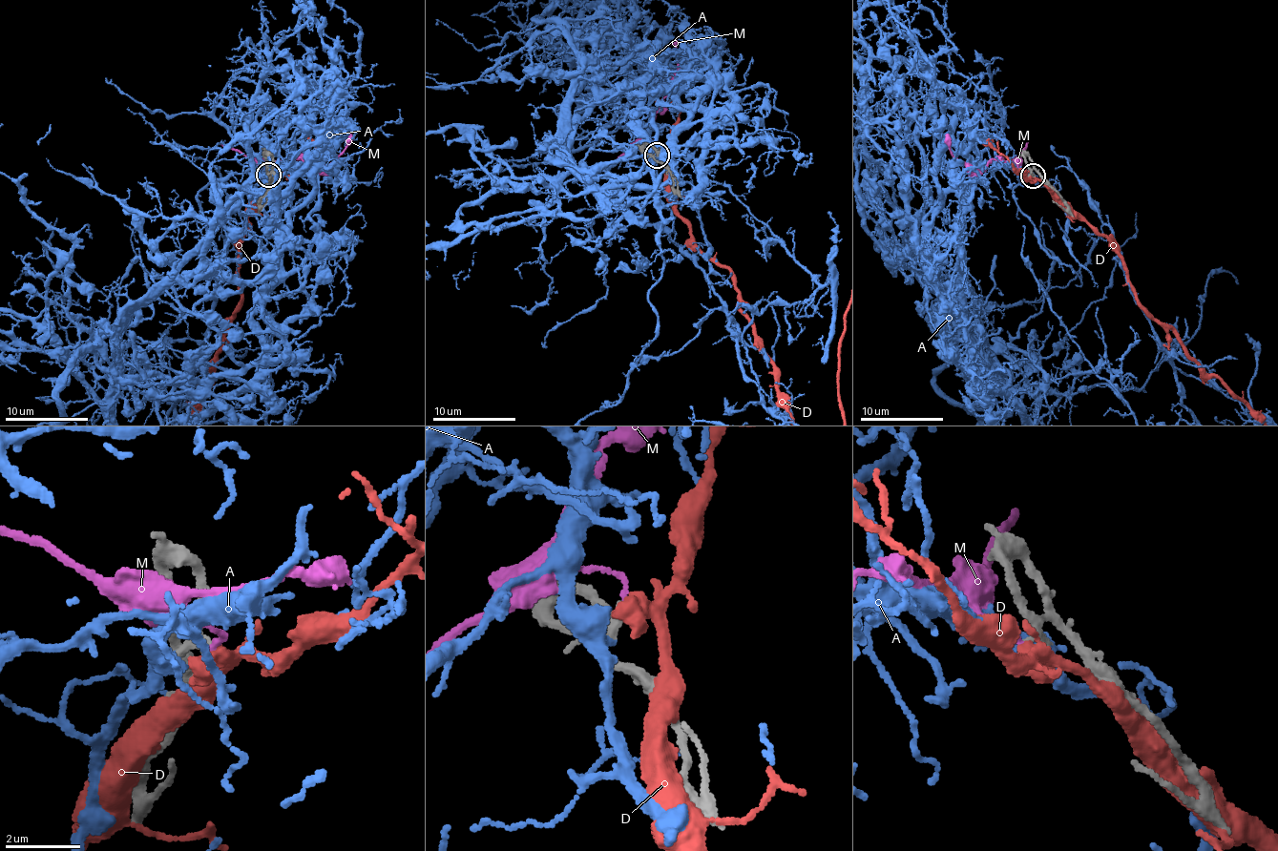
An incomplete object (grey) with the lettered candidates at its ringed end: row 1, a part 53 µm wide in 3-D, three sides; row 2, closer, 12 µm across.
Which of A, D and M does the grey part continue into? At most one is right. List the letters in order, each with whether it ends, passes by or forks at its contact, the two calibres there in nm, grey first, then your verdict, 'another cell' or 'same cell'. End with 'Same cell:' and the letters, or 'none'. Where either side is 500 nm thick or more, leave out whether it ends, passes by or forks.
A: it passes by; 190 nm thick on the grey side, 280 nm on the other; same cell
D: it passes by; 190 nm thick on the grey side, 440 nm on the other; another cell
M: it ends there; 190 nm thick on the grey side, 130 nm on the other; another cell
Same cell: A

